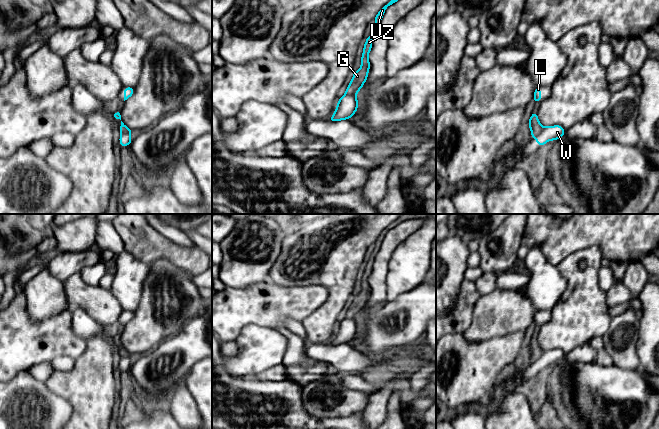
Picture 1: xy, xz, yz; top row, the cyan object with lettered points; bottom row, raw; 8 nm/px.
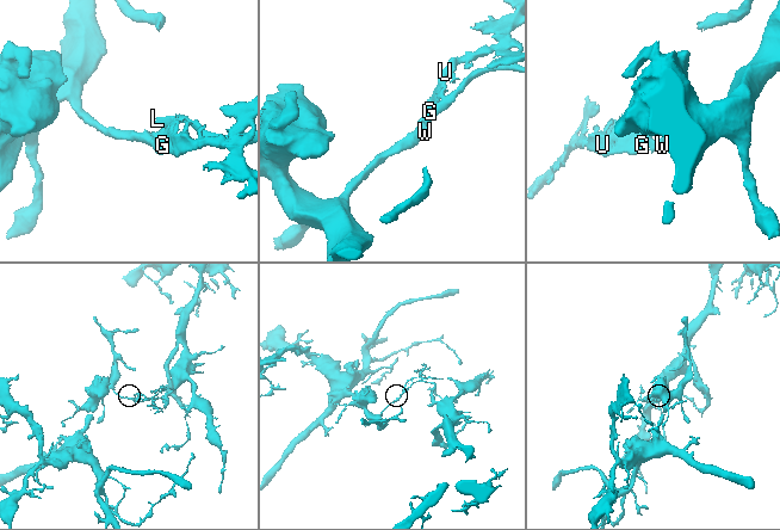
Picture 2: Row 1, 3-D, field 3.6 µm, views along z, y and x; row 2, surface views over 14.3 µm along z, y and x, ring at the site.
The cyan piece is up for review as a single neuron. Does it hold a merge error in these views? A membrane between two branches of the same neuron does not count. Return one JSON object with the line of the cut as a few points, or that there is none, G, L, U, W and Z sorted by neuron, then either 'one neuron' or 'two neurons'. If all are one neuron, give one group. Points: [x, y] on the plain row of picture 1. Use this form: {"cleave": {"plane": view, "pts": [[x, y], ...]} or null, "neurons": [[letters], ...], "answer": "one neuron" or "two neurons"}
{"cleave": {"plane": "yz", "pts": [[543, 351], [535, 360]]}, "neurons": [["G", "L", "U", "Z"], ["W"]], "answer": "two neurons"}

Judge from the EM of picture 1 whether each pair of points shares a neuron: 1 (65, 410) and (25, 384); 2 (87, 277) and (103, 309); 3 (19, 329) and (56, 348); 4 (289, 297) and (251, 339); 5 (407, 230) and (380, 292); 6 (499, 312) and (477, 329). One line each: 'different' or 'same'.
1: same
2: different
3: same
4: different
5: same
6: same

